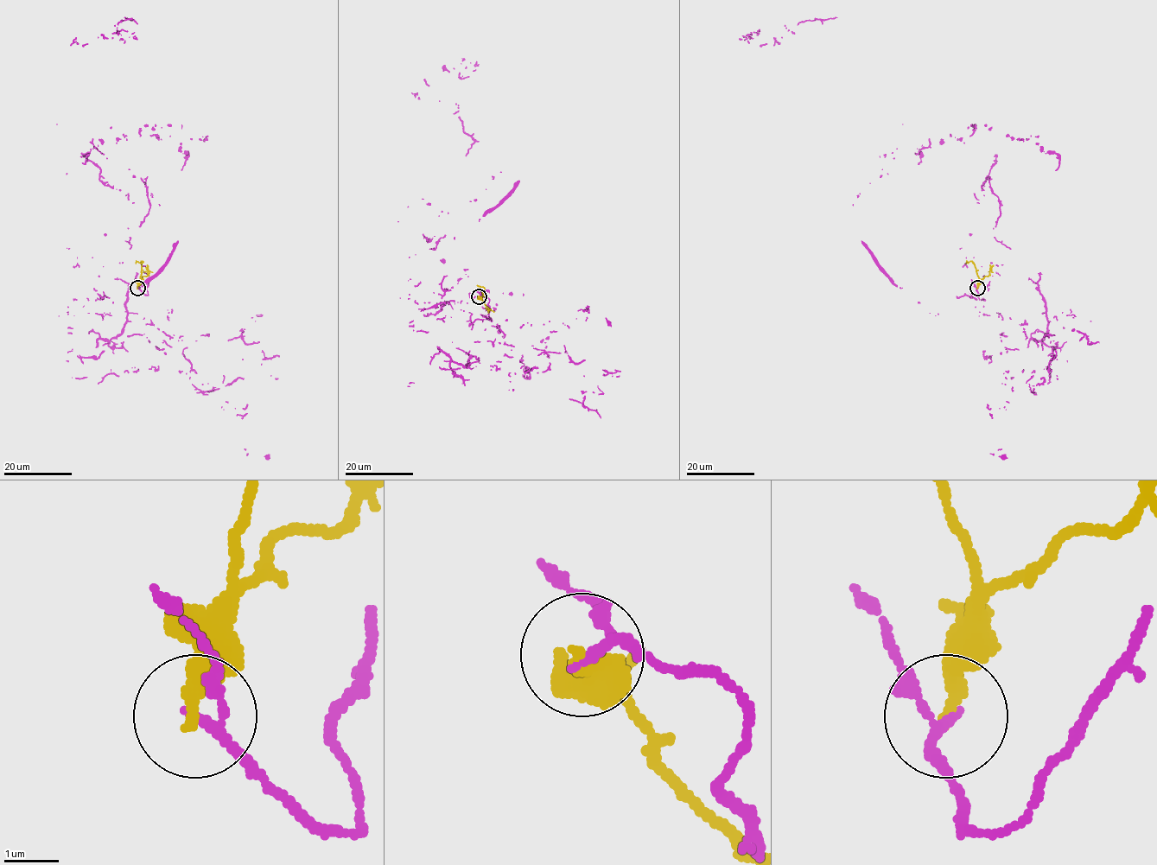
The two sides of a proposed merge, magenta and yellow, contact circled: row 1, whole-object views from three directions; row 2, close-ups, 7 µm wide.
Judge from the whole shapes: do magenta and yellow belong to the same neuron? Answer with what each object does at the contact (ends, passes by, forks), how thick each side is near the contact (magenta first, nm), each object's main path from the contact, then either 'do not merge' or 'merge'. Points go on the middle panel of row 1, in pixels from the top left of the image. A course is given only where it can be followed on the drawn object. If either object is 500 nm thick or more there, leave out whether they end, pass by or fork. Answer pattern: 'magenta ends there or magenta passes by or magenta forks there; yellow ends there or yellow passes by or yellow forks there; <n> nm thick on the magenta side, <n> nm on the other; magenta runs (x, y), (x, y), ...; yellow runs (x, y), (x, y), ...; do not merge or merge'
magenta passes by; yellow ends there; 160 nm thick on the magenta side, 360 nm on the other; magenta runs (479, 295), (472, 326), (486, 308), (440, 309), (465, 270), (398, 221), (466, 155), (459, 117); yellow runs (479, 295), (482, 295), (484, 289), (476, 285); do not merge

